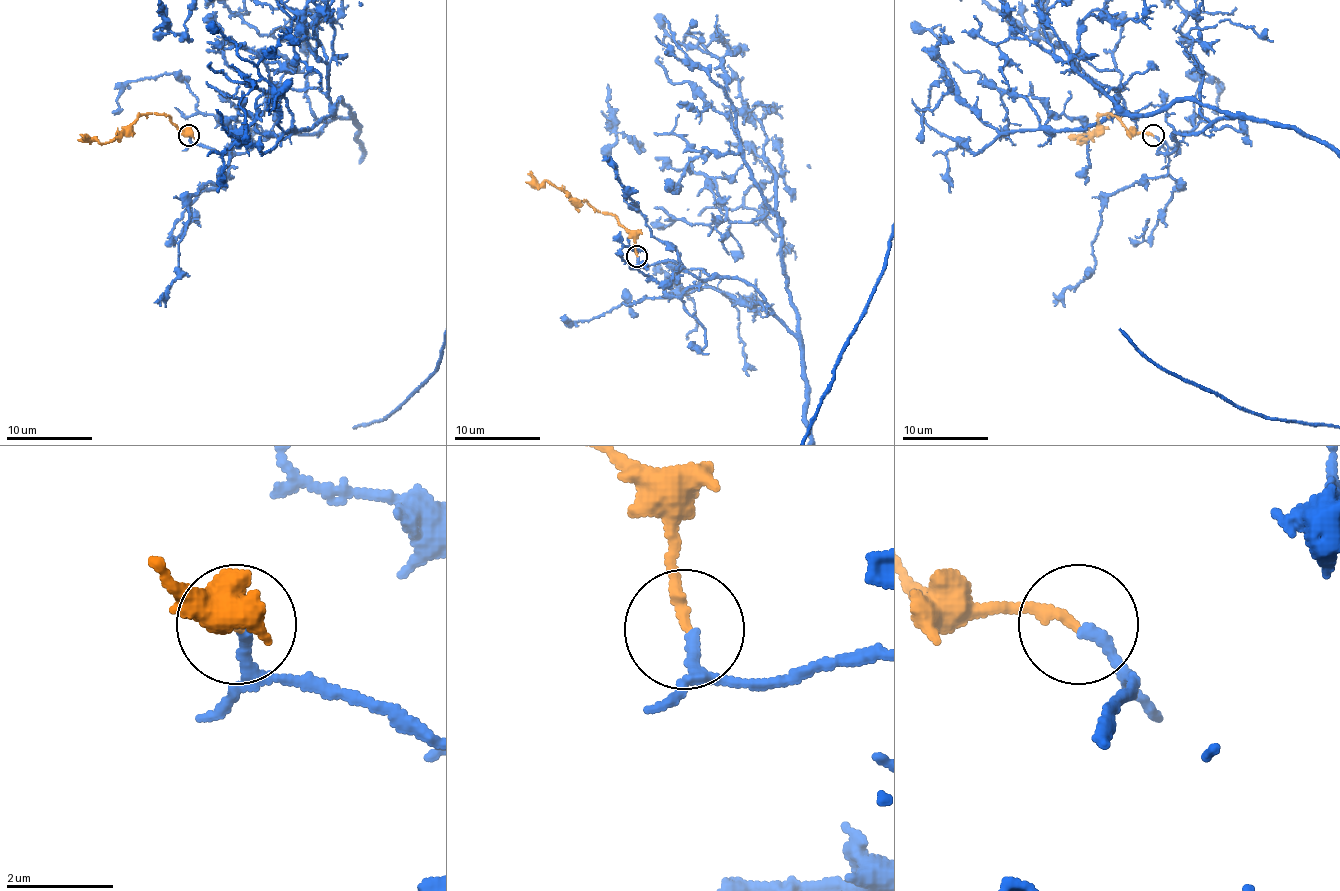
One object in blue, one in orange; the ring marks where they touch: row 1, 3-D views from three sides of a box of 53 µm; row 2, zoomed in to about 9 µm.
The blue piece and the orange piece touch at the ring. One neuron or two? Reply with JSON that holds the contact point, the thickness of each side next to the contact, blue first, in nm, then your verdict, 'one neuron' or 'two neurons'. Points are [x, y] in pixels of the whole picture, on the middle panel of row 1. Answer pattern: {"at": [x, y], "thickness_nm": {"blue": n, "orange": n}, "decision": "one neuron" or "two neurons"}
{"at": [636, 256], "thickness_nm": {"blue": 240, "orange": 200}, "decision": "one neuron"}

